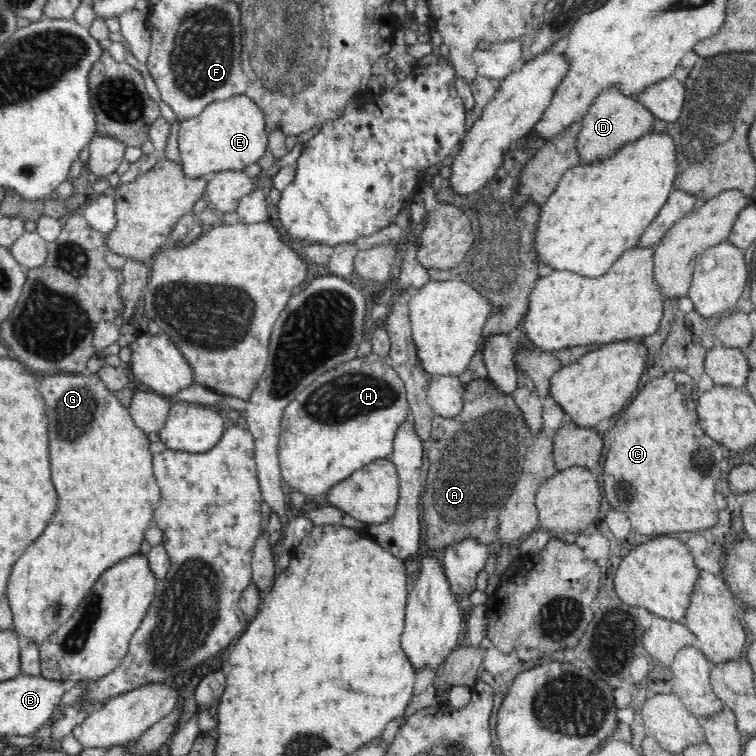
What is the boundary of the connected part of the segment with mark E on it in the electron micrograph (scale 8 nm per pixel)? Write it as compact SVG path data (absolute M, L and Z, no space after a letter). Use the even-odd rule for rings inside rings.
M236 94L226 100L211 102L192 118L180 121L178 128L178 152L184 176L188 178L210 177L212 174L231 170L244 171L249 164L254 164L266 152L269 135L265 131L265 118L262 111L245 94Z

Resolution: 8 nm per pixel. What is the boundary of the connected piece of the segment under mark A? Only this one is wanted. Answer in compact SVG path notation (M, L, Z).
M492 382L468 383L463 394L462 414L452 418L433 417L430 440L427 447L429 472L422 495L422 555L444 550L464 538L475 538L482 544L490 544L497 538L497 516L514 485L522 474L523 456L533 444L534 434L521 417L512 394L501 394Z

